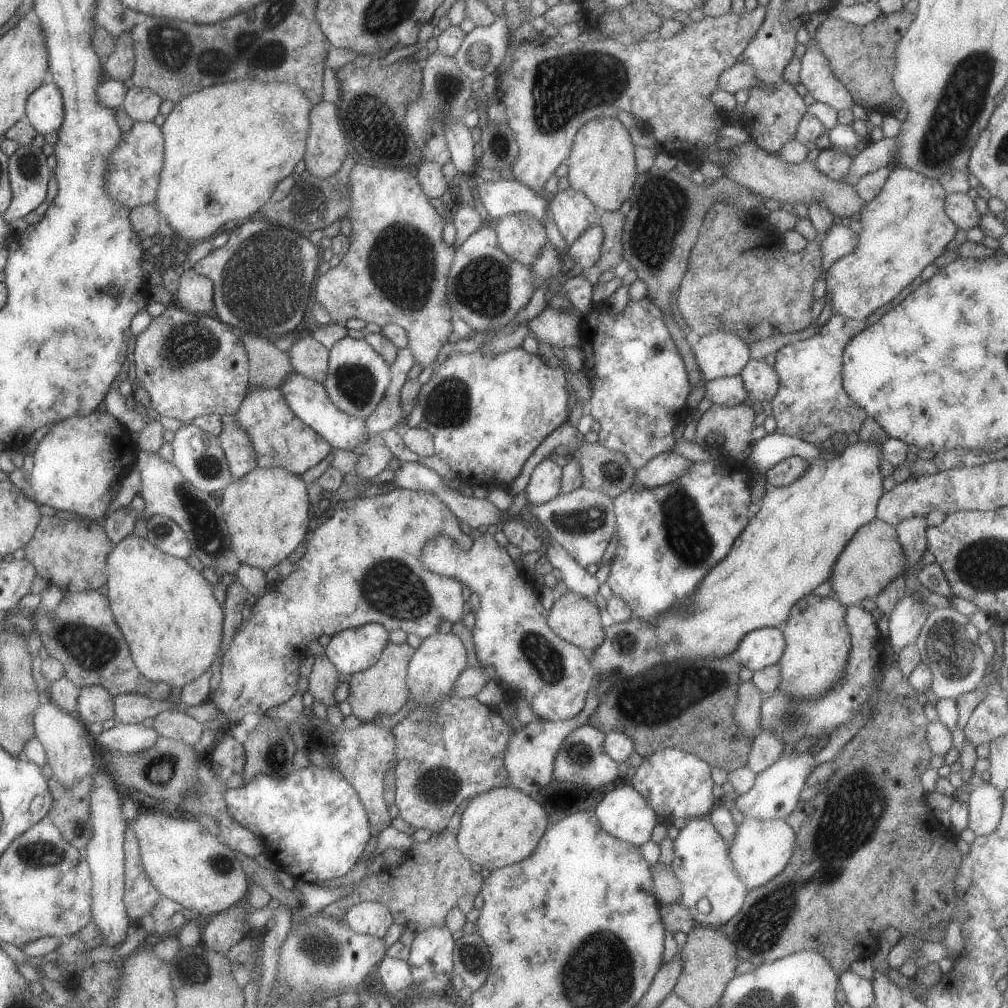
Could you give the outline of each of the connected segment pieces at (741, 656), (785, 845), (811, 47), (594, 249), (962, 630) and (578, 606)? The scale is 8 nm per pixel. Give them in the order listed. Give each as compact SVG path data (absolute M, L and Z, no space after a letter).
M763 627L746 634L740 640L734 655L741 668L757 672L778 664L785 649L782 627Z
M746 816L736 826L736 836L732 838L732 844L728 844L732 868L736 870L736 874L740 876L740 880L748 890L768 882L772 876L784 870L794 850L796 850L796 834L784 819L758 820Z
M815 39L806 45L806 52L801 58L800 80L814 100L829 104L837 111L852 109L856 103L847 86L832 74L830 62L824 58Z
M592 225L569 246L566 257L574 258L578 268L596 265L601 257L604 239L605 232L601 225Z
M954 607L932 608L922 631L917 639L921 654L921 663L925 663L932 672L932 690L938 699L958 700L960 696L979 688L982 678L986 676L988 661L986 654L980 649L979 630Z
M576 592L556 598L547 619L552 632L582 651L596 650L605 640L605 629L597 604Z

